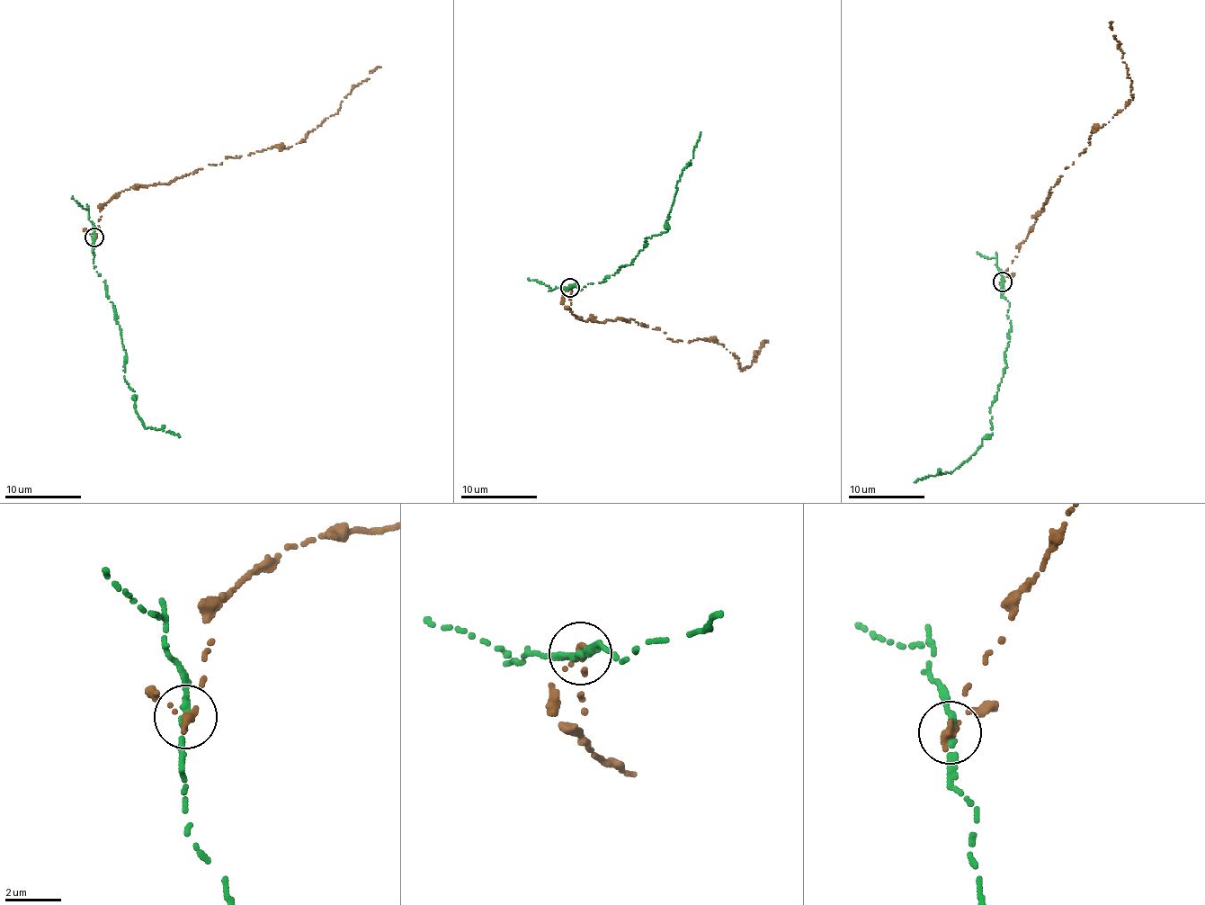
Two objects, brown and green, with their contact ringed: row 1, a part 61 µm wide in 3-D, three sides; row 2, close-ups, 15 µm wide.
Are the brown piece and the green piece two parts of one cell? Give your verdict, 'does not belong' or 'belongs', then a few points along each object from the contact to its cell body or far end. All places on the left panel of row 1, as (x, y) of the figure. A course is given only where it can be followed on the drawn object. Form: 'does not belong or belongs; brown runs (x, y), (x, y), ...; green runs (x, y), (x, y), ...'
belongs; brown runs (94, 237), (100, 210), (121, 191), (168, 184), (273, 146), (288, 148), (338, 112), (351, 89), (380, 67); green runs (93, 237), (93, 263), (116, 312), (125, 381), (134, 395), (135, 408), (144, 426), (180, 436)

